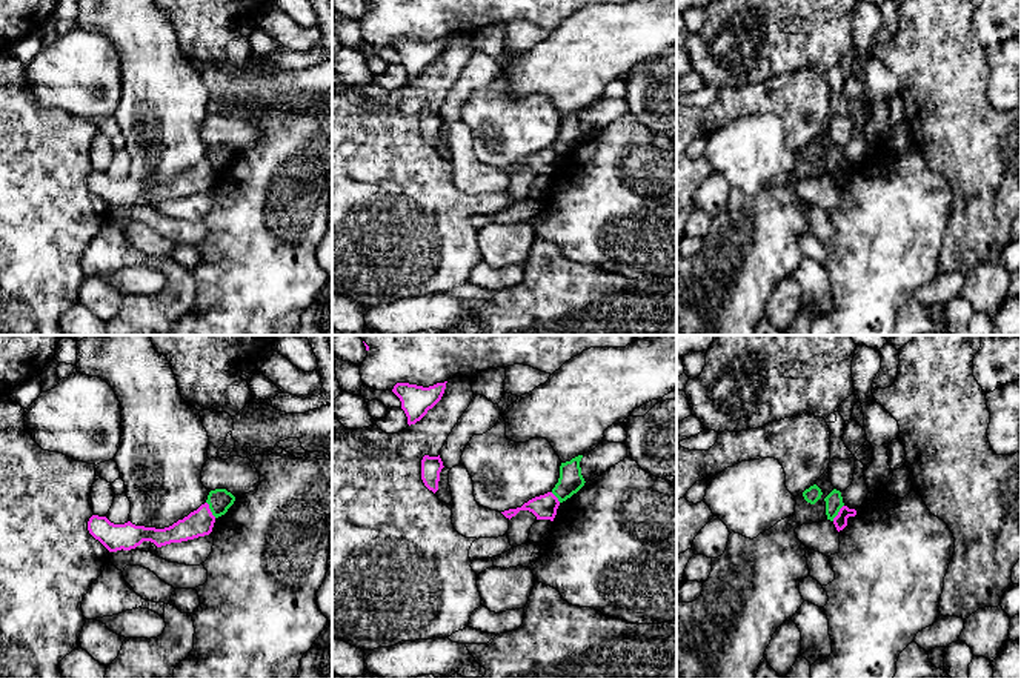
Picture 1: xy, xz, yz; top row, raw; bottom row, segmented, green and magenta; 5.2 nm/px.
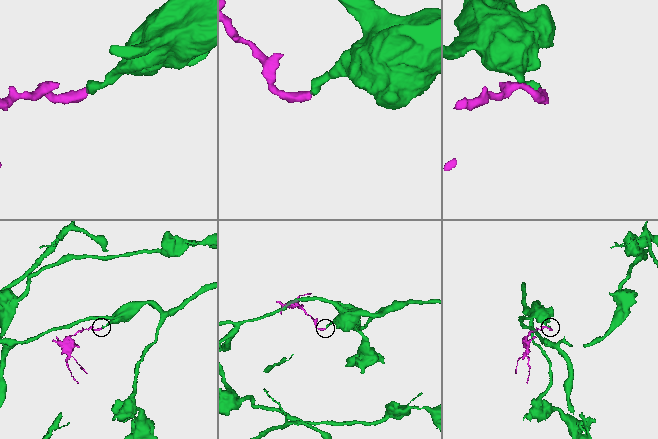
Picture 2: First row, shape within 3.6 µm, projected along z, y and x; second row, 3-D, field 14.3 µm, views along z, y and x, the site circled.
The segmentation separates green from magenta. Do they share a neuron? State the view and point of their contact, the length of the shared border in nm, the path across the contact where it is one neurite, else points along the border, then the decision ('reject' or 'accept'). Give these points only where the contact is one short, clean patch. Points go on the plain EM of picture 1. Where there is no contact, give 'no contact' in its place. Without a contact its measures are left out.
meets green in xy at (209, 163); contact 100 nm long; border along xy (206, 157), (216, 172); reject

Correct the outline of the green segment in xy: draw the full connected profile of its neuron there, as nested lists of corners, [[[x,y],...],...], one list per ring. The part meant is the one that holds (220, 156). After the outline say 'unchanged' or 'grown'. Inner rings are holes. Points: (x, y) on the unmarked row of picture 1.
[[[226,145],[211,146],[206,158],[215,174],[224,171],[228,165],[234,160],[235,152]]]; unchanged

